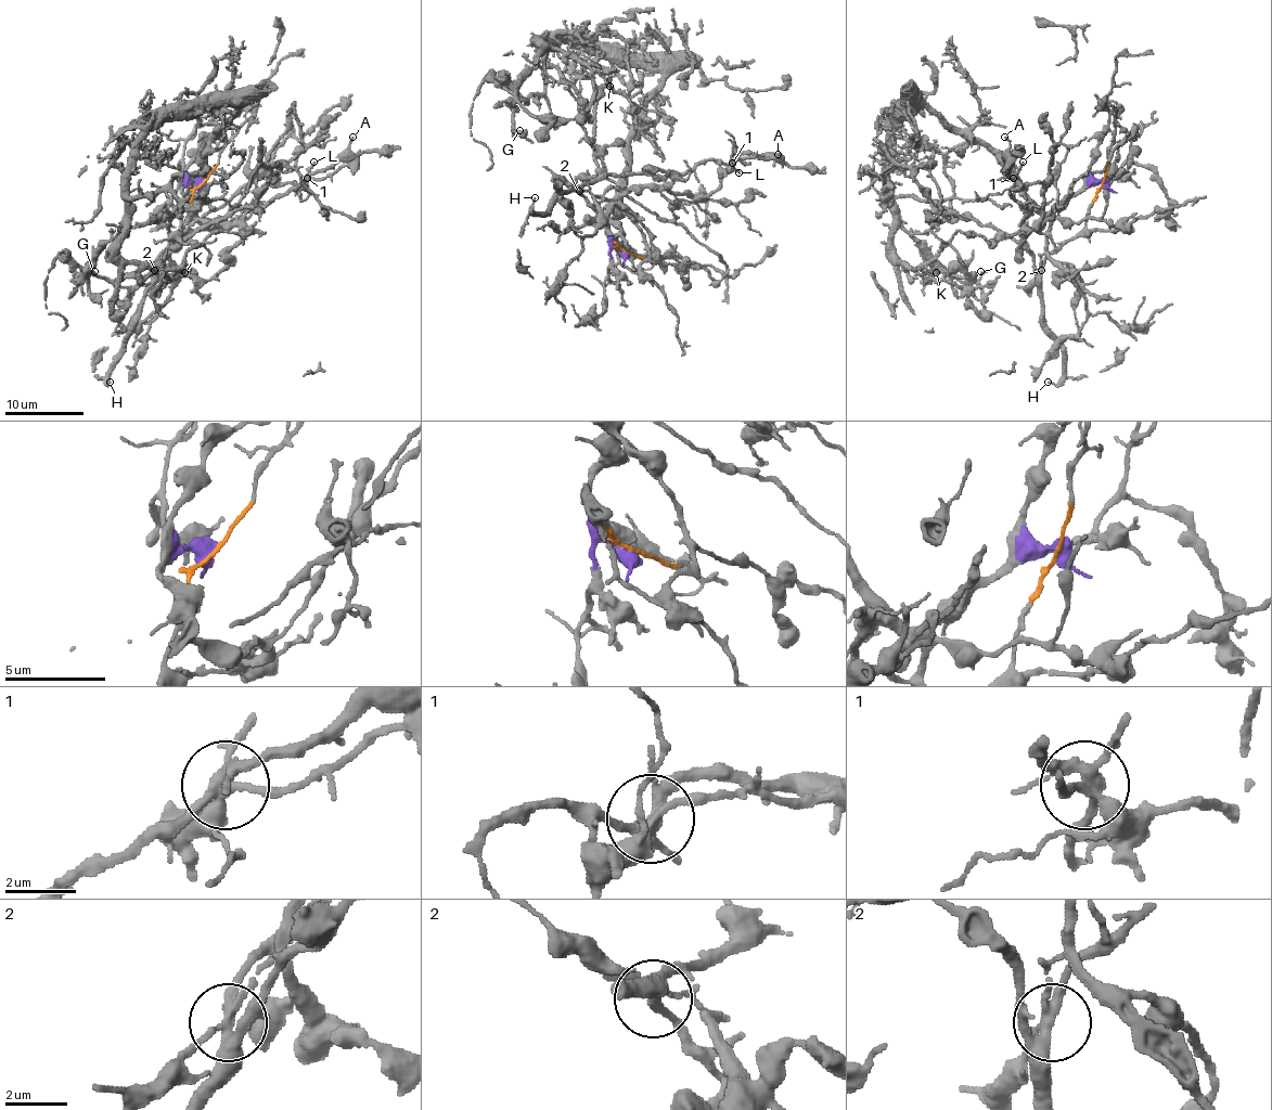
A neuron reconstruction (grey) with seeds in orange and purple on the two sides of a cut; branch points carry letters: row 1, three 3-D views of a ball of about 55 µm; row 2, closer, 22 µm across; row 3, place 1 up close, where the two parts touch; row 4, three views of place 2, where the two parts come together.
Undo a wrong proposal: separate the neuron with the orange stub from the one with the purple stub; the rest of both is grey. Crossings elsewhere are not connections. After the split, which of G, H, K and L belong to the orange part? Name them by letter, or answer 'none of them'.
H, L

